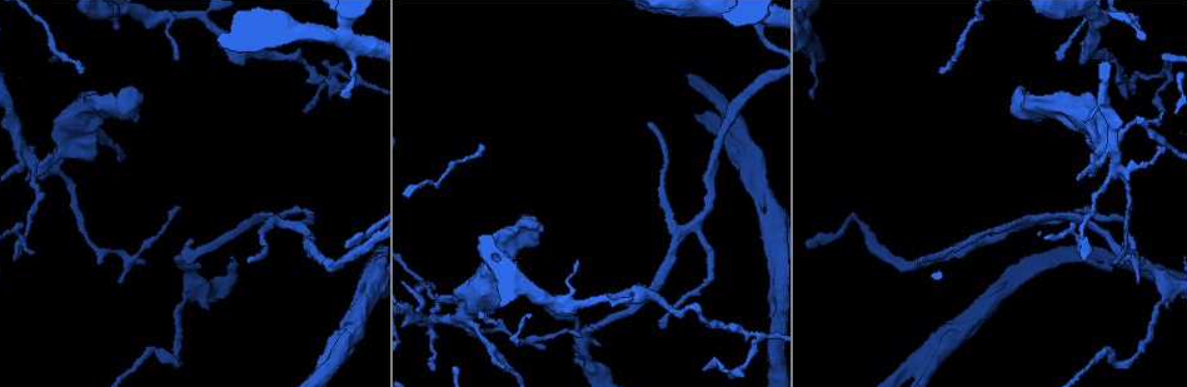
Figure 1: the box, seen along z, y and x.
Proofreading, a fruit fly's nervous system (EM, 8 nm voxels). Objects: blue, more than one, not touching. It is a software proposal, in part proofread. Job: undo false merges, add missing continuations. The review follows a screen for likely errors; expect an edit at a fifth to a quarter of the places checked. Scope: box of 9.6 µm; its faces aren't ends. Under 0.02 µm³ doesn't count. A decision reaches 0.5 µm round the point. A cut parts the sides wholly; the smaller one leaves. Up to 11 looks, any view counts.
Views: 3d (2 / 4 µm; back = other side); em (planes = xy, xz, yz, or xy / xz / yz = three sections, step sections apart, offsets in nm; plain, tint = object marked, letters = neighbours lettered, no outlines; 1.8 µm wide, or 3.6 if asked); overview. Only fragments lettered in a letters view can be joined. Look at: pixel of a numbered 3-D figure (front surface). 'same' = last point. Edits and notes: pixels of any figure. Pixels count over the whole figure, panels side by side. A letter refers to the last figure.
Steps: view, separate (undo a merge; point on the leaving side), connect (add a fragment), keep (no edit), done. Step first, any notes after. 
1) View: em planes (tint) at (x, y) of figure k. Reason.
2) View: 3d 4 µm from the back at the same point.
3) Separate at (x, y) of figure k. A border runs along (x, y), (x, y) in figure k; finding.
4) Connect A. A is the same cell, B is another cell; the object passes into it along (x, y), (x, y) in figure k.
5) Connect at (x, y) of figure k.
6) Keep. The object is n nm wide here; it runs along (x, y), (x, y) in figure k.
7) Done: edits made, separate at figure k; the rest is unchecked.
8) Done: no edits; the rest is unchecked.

View: 3d 4 µm at (1021, 225) of figure 1. Looks like a crossing.

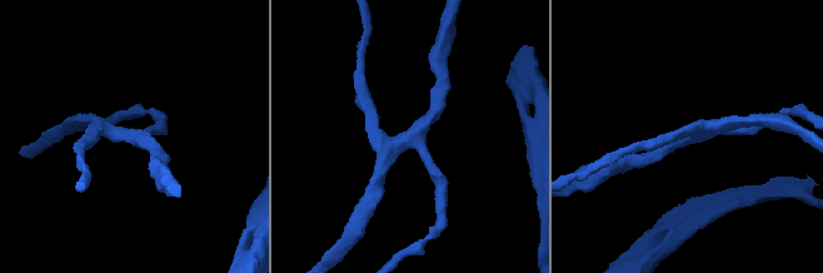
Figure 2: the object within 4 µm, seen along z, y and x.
View: em planes (letters) at (131, 131) of figure 2.

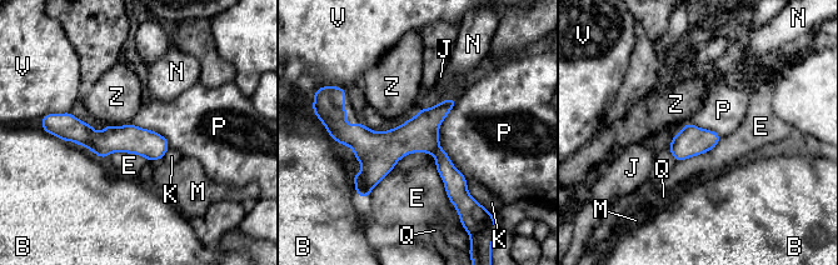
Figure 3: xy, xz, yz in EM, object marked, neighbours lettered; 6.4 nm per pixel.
Keep. B, E, J, K, M, N, P, Q, V and Z are other cells; one neuron here.

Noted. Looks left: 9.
View: em planes (letters) at (250, 262) of figure 1.

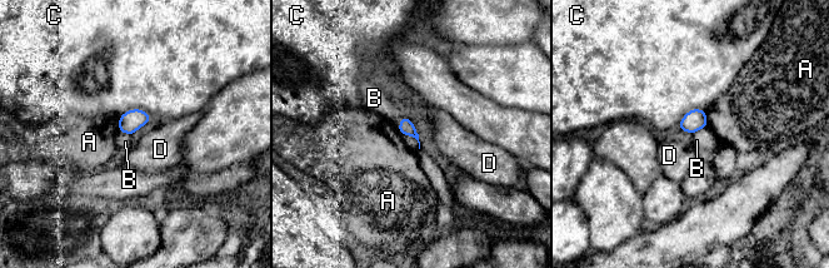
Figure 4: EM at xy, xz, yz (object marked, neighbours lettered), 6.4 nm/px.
Keep. A, B, C and D are other cells; a border runs along (404, 117), (398, 123) in figure 4; none of them fits.

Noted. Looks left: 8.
View: em planes (letters) at (740, 149) of figure 1. Three arms meet.

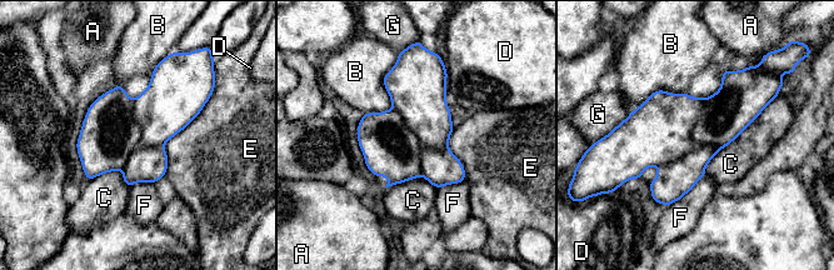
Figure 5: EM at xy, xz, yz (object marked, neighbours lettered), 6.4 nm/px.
Separate at (109, 134) of figure 5. A, B, C, D, E, F and G are other cells; a border runs along (134, 100), (140, 140), (121, 169) in figure 5; two neurons meet here.

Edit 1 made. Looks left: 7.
View: em 3.6 µm planes (plain) at (621, 296) of figure 1. Arms part here.

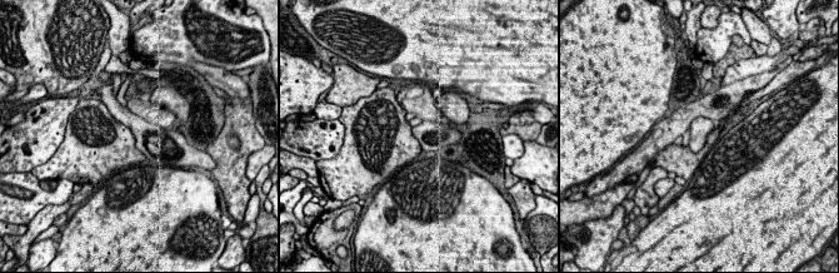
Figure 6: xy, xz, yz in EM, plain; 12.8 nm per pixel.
View: em 3.6 µm planes (letters) at the same point. What lies round it.

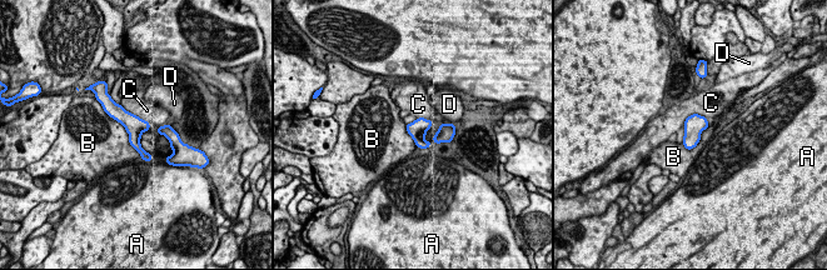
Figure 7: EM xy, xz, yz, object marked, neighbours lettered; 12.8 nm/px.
Keep. A, B, C and D are other cells; it runs along (110, 103), (148, 158) in figure 7; one neuron here.

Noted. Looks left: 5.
View: 3d 4 µm from the back at (662, 326) of figure 1. Thin end.

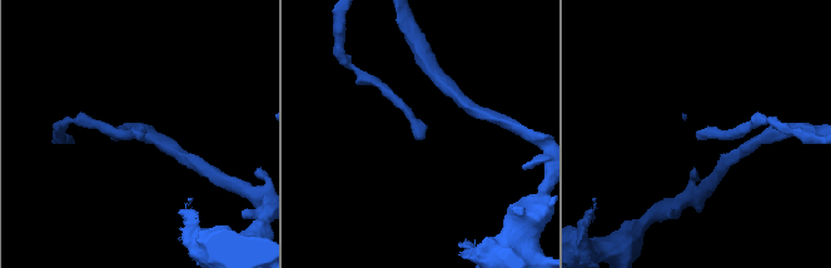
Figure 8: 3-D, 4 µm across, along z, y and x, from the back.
View: em planes (plain) at (419, 139) of figure 8. Now the EM.

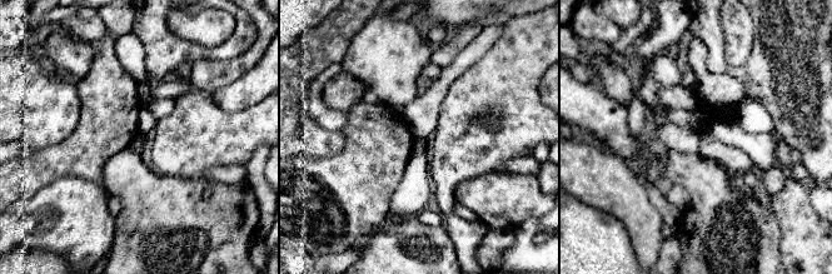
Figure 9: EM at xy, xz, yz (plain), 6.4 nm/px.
View: em planes (letters) at the same point.

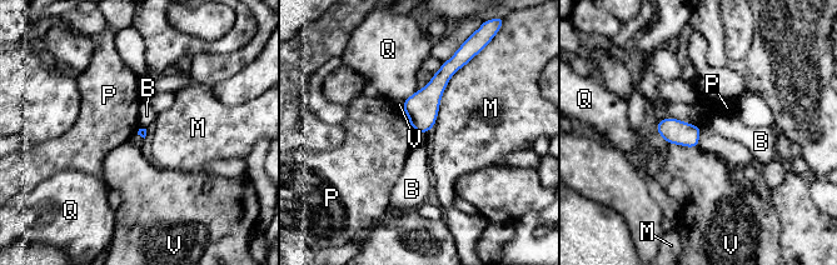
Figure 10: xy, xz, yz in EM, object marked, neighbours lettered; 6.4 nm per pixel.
Keep. The longest contact is with M, 500 nm; B, M, P, Q and V are other cells; no lettered fragment goes on from it.

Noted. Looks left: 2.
Done: edits made, separate at figure 5; the rest is unchecked.

